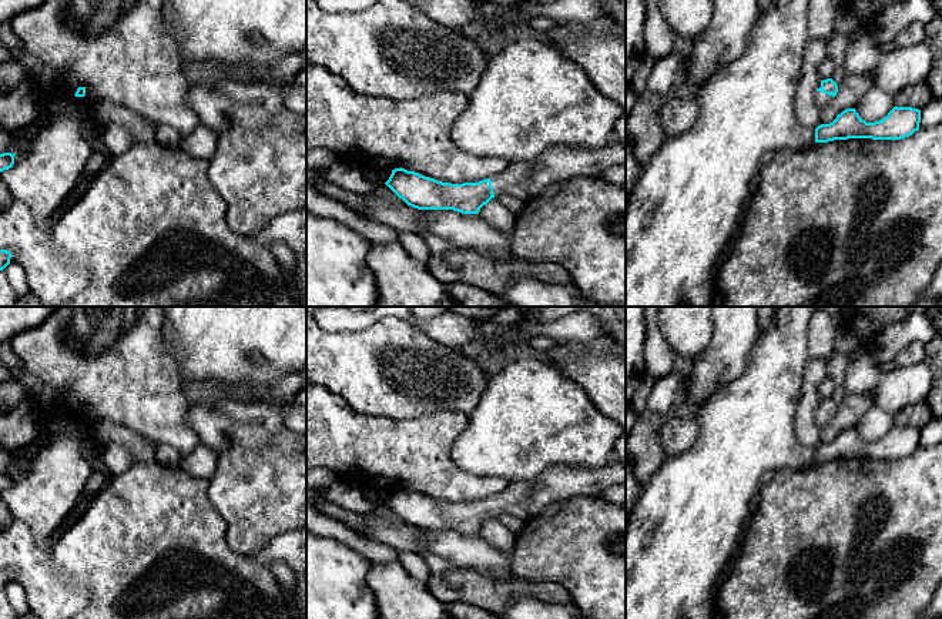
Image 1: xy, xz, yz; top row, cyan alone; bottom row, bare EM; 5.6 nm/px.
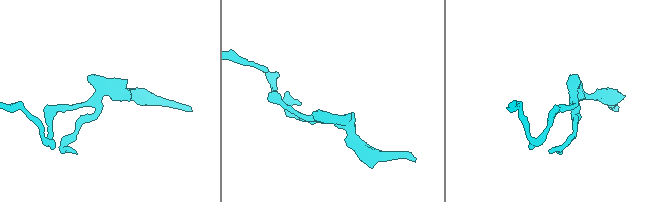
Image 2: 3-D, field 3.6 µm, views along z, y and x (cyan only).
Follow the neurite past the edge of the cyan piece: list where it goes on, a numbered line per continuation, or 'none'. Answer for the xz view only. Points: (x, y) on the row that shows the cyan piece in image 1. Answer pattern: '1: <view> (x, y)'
1: xz (522, 180)

